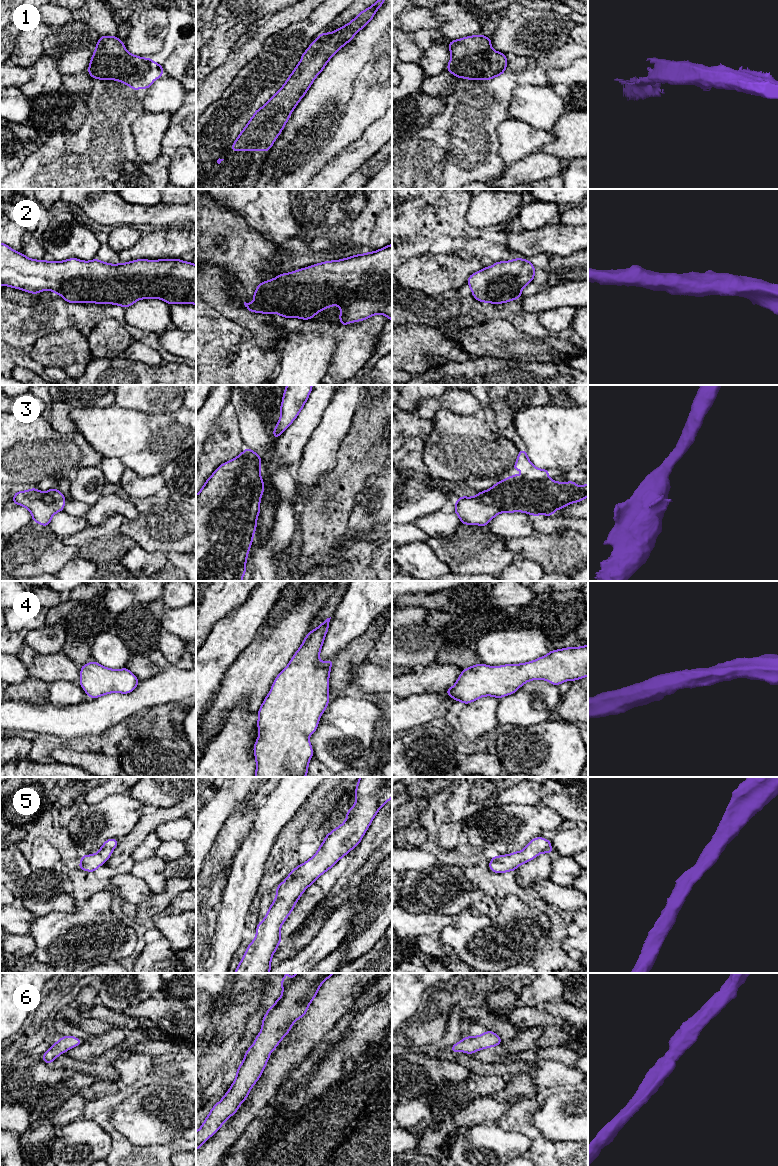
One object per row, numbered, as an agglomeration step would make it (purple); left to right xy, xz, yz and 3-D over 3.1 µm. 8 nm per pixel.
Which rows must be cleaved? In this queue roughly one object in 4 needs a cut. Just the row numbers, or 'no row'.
no row

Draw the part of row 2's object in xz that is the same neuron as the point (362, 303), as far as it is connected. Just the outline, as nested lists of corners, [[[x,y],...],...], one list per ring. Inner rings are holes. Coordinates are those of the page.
[[[392,244],[378,251],[341,260],[327,260],[280,274],[260,283],[252,296],[254,302],[244,302],[244,305],[247,310],[256,313],[275,313],[284,318],[308,320],[323,309],[338,305],[341,309],[339,321],[343,327],[376,314],[385,315],[392,321]]]

